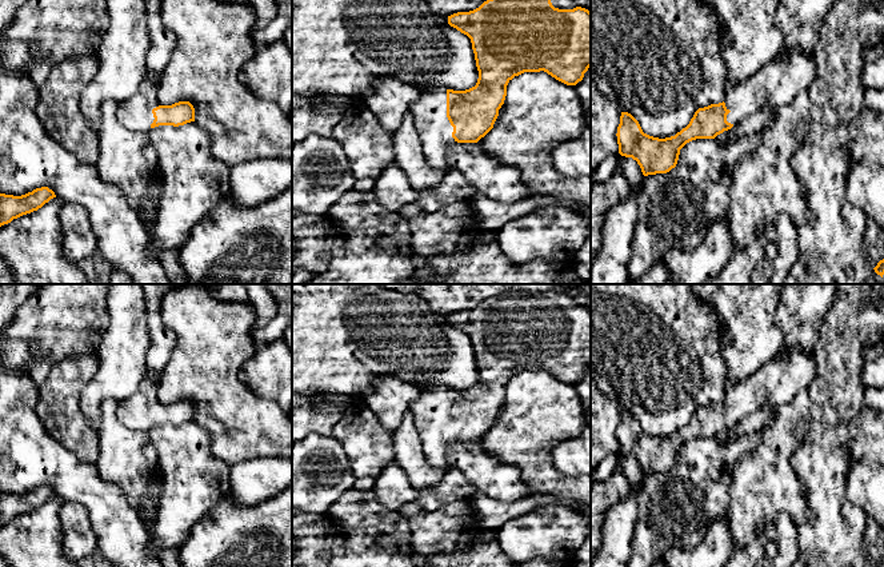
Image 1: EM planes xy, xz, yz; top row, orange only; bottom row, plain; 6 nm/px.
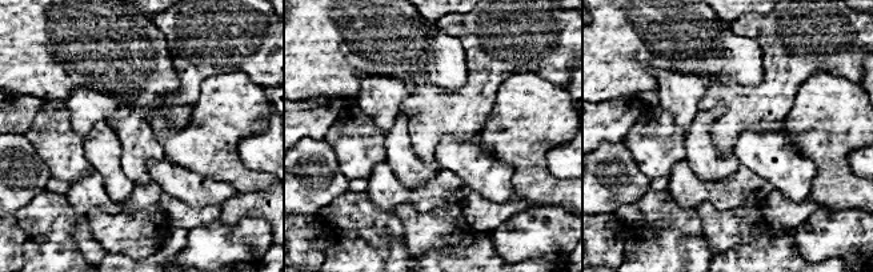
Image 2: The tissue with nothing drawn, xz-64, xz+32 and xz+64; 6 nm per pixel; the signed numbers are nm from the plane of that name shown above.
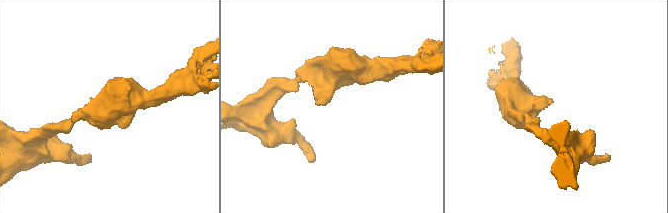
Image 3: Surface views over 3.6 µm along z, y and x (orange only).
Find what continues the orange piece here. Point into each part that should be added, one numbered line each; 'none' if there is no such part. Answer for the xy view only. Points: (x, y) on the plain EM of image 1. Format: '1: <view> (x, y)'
1: xy (135, 412)

